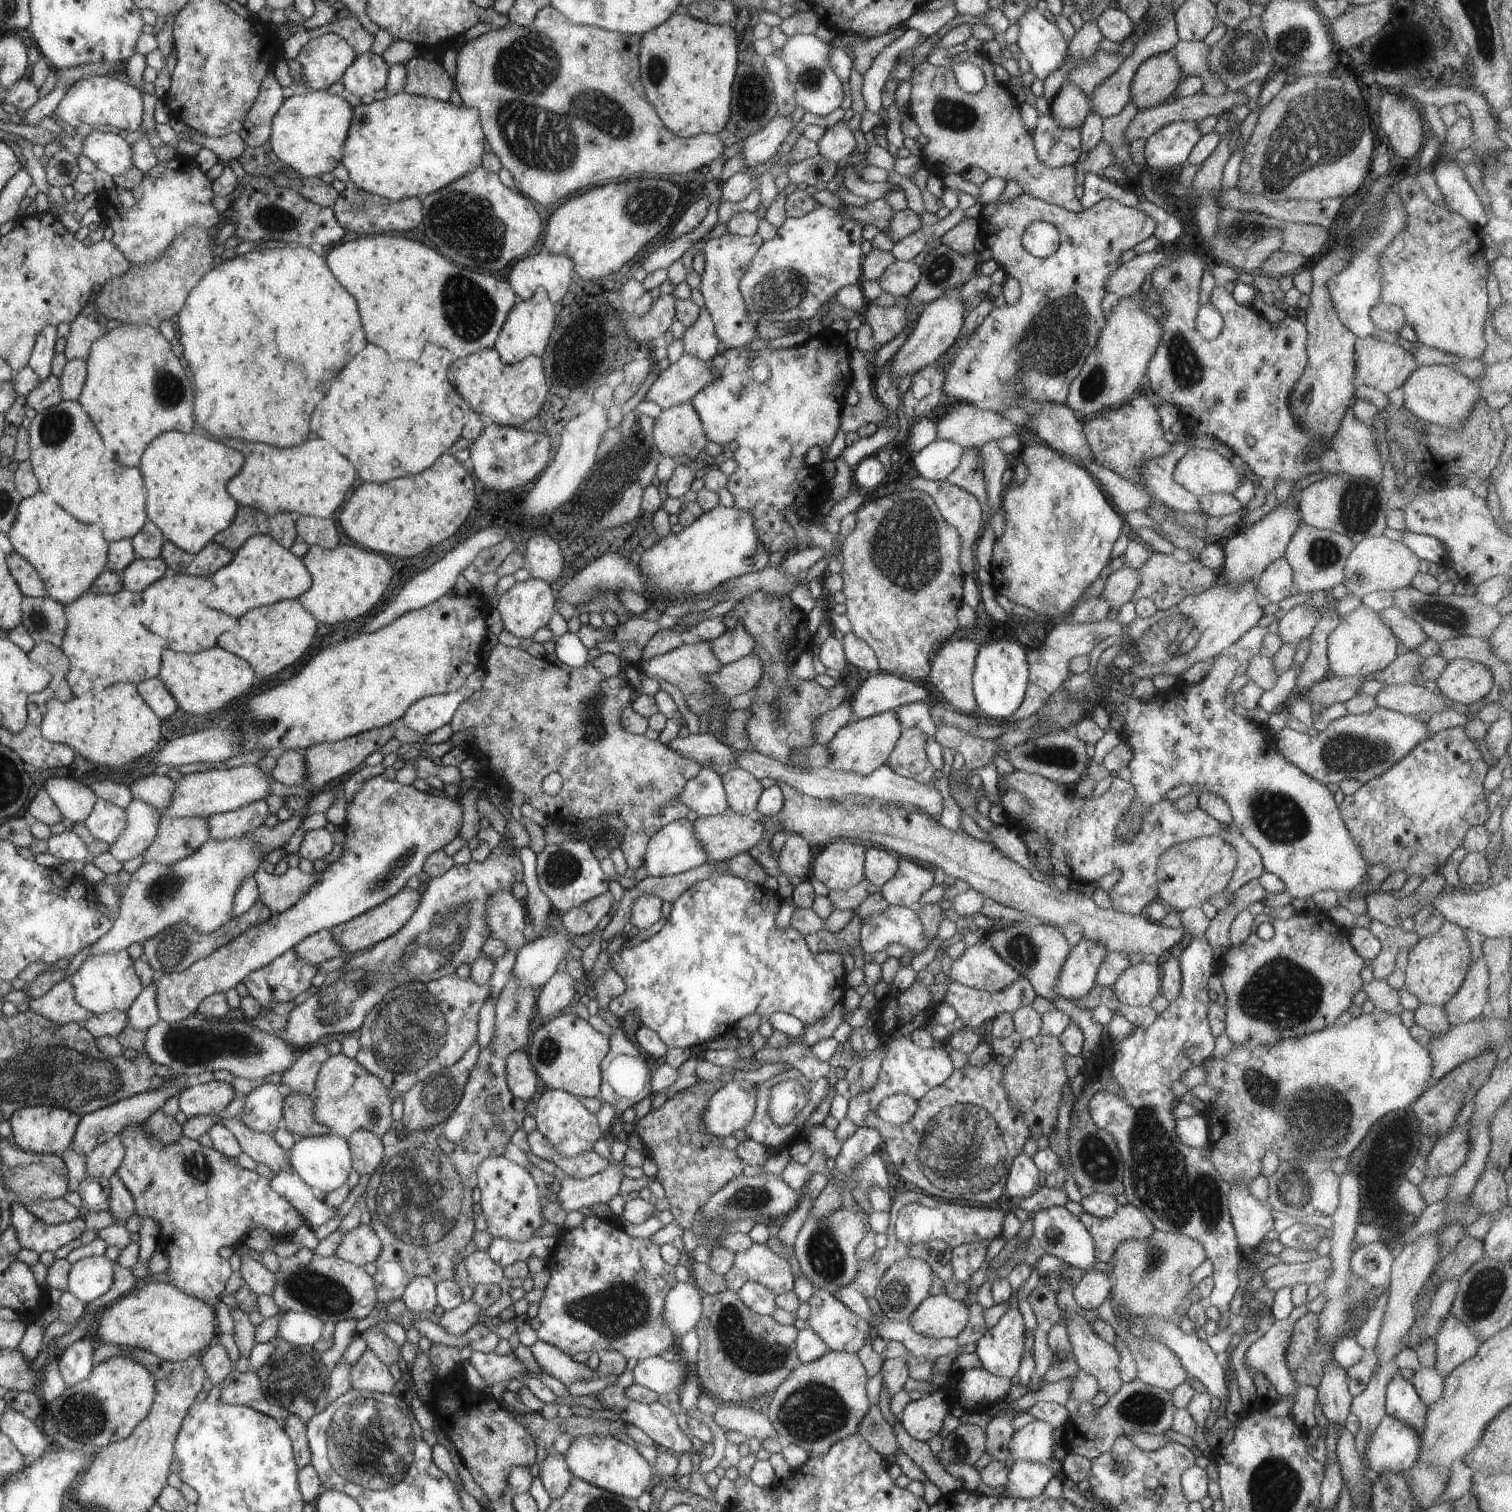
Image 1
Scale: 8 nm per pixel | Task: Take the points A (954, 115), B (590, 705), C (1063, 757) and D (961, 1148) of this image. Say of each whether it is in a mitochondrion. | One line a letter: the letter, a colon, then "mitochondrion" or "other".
A: mitochondrion
B: mitochondrion
C: mitochondrion
D: mitochondrion

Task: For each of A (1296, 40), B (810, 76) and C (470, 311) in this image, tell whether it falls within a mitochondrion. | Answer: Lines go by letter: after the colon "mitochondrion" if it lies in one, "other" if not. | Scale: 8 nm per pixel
A: mitochondrion
B: mitochondrion
C: mitochondrion

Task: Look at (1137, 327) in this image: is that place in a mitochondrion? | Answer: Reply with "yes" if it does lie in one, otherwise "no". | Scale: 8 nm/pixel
no

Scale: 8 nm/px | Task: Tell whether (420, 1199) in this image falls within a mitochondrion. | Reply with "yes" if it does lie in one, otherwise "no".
yes

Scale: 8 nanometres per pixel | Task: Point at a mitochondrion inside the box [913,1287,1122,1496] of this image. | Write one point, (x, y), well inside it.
(961, 1449)

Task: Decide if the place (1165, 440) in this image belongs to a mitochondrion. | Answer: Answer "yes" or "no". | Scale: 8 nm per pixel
no

